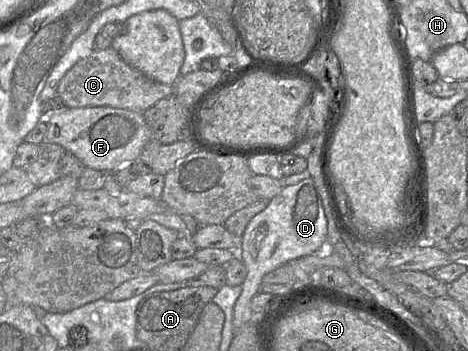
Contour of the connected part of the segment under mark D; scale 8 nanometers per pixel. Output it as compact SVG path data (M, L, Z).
M311 177L283 187L278 195L269 200L267 207L249 221L241 236L238 252L245 263L247 276L233 309L234 334L252 319L251 300L260 292L263 276L292 259L321 251L325 248L326 237L325 209Z

